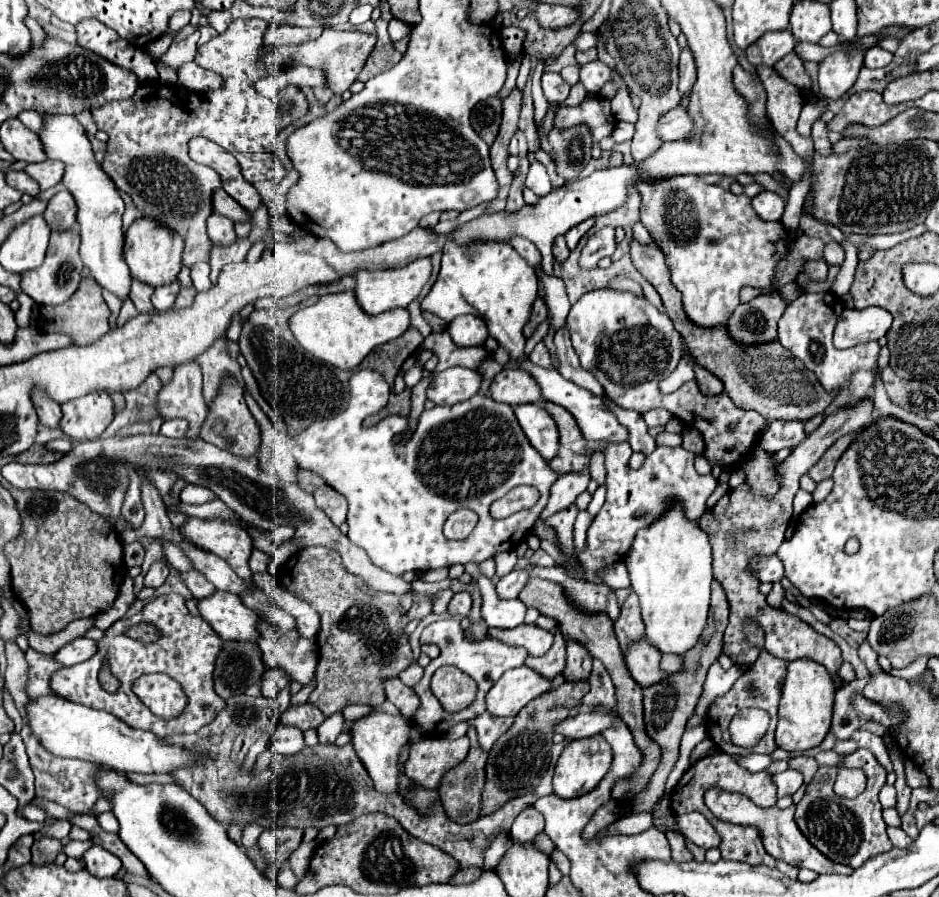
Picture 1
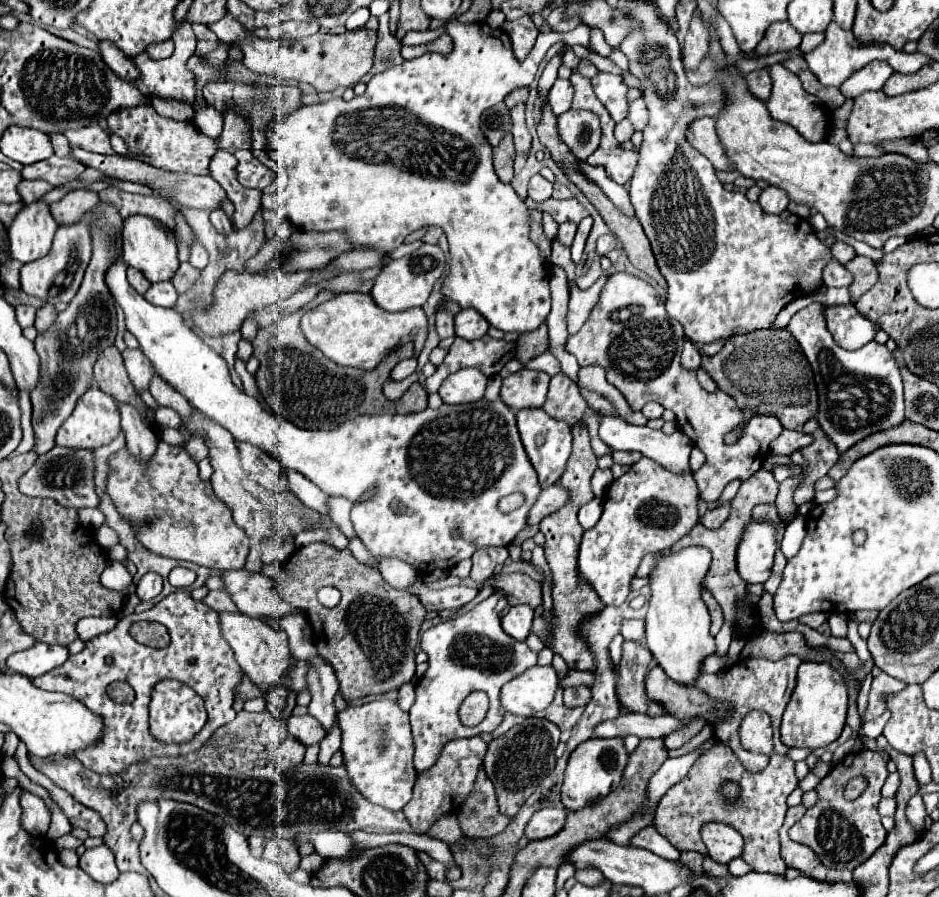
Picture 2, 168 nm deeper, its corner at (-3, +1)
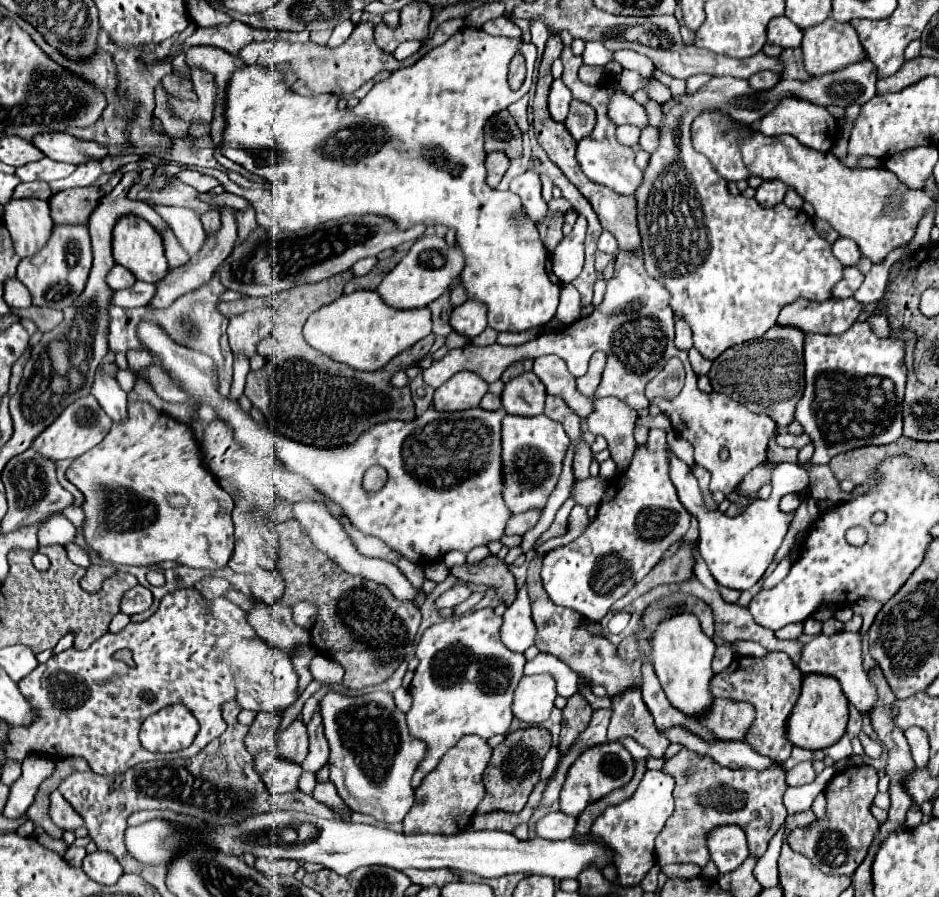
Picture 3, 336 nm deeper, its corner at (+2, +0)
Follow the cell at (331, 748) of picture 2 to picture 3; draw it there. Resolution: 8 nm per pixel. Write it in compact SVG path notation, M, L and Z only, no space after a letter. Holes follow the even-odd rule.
M317 782L315 790L313 790L313 796L315 796L315 800L319 800L319 802L323 802L323 804L335 808L335 810L347 810L343 800L335 792L335 786L329 784L329 782Z

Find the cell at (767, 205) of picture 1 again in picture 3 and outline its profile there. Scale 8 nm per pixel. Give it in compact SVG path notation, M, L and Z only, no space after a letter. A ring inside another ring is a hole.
M769 180L769 182L763 182L759 188L757 188L757 194L755 194L755 200L759 204L763 204L765 208L773 208L775 204L781 204L783 202L783 196L787 192L787 186L779 180Z

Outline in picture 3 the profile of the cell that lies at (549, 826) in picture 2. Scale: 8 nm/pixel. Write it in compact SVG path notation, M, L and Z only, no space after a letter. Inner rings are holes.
M559 810L559 812L549 812L547 816L543 816L539 824L535 826L535 832L537 836L547 840L567 840L573 836L573 828L575 828L575 818Z

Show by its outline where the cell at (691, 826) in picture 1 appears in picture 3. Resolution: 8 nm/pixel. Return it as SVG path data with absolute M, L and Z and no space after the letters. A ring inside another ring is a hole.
M719 826L707 834L711 860L721 874L735 870L749 856L745 832L739 826Z

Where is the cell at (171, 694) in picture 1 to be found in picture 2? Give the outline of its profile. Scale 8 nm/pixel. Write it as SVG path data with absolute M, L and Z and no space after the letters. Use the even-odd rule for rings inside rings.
M160 681L154 687L152 703L150 703L150 735L160 743L186 743L202 731L208 715L204 709L204 701L184 683L176 681Z

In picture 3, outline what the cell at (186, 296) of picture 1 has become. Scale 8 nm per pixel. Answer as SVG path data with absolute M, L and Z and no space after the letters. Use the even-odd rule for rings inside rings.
M167 230L167 232L161 232L161 236L163 236L163 242L165 242L165 256L167 256L167 260L169 260L169 266L171 266L171 268L177 268L177 266L187 264L189 258L187 258L187 254L181 250L181 246L179 246L177 238L173 236L173 232Z

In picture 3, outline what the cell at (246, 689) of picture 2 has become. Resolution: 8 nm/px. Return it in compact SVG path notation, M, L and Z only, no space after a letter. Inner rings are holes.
M235 700L223 704L223 718L225 718L227 724L237 723L237 714L239 712L241 712L241 708L239 708L239 704L235 704Z

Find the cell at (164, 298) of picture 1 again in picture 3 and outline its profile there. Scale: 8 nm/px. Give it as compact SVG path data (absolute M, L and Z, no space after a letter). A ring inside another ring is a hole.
M137 282L133 288L117 290L111 304L123 306L123 308L135 308L135 306L147 306L155 296L155 284L149 282Z

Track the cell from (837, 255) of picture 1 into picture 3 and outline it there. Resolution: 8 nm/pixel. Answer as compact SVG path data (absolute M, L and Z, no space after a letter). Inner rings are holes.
M839 238L833 244L833 254L843 266L855 266L857 260L861 258L861 252L859 252L857 244L853 240L849 240L849 238Z

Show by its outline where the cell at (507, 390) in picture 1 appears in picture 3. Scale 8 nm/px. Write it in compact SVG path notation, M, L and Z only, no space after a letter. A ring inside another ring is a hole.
M525 372L505 384L501 394L503 408L507 414L519 416L537 416L545 406L545 388L535 372Z

